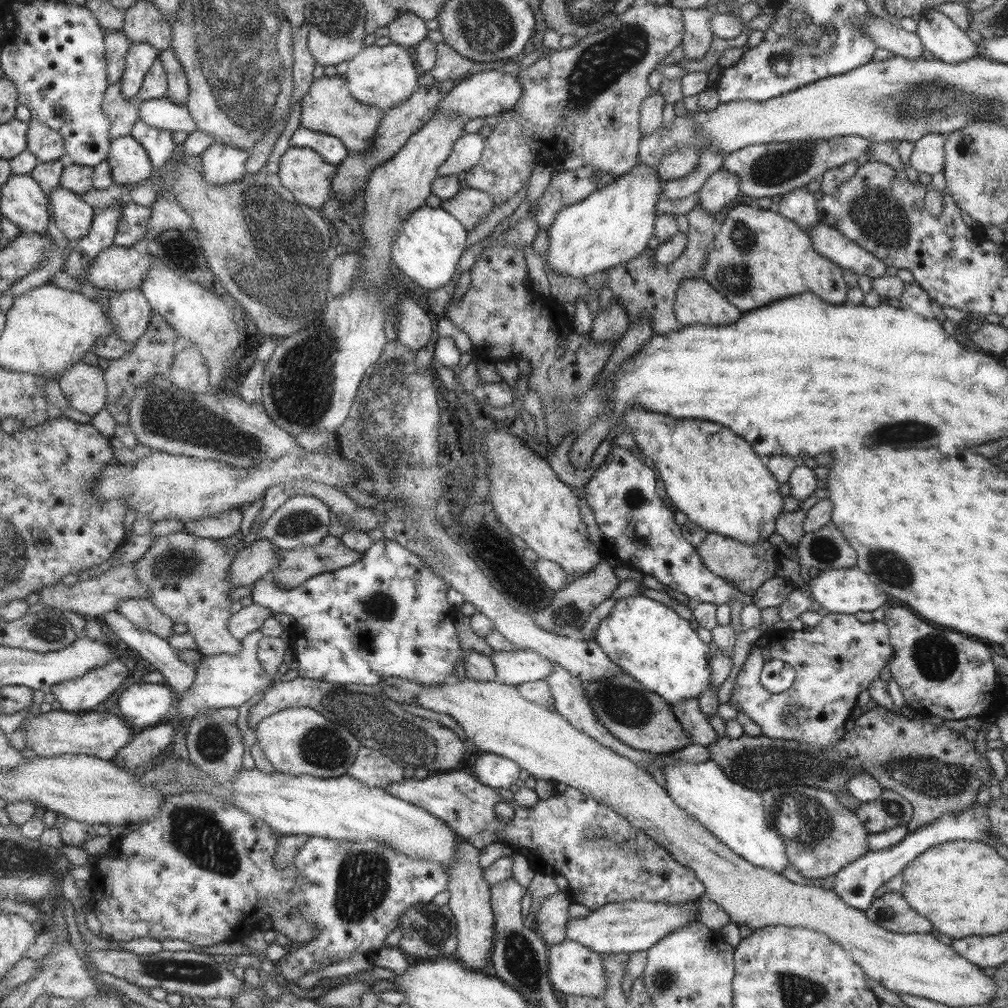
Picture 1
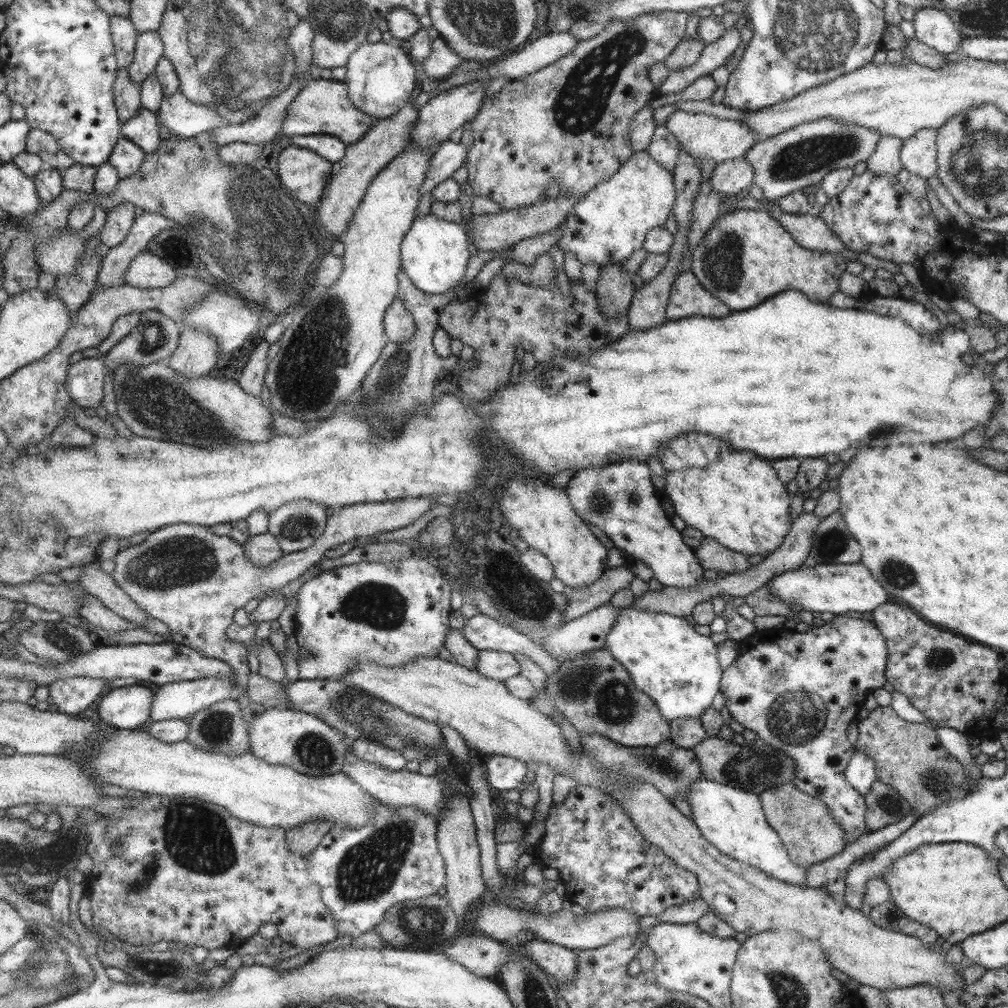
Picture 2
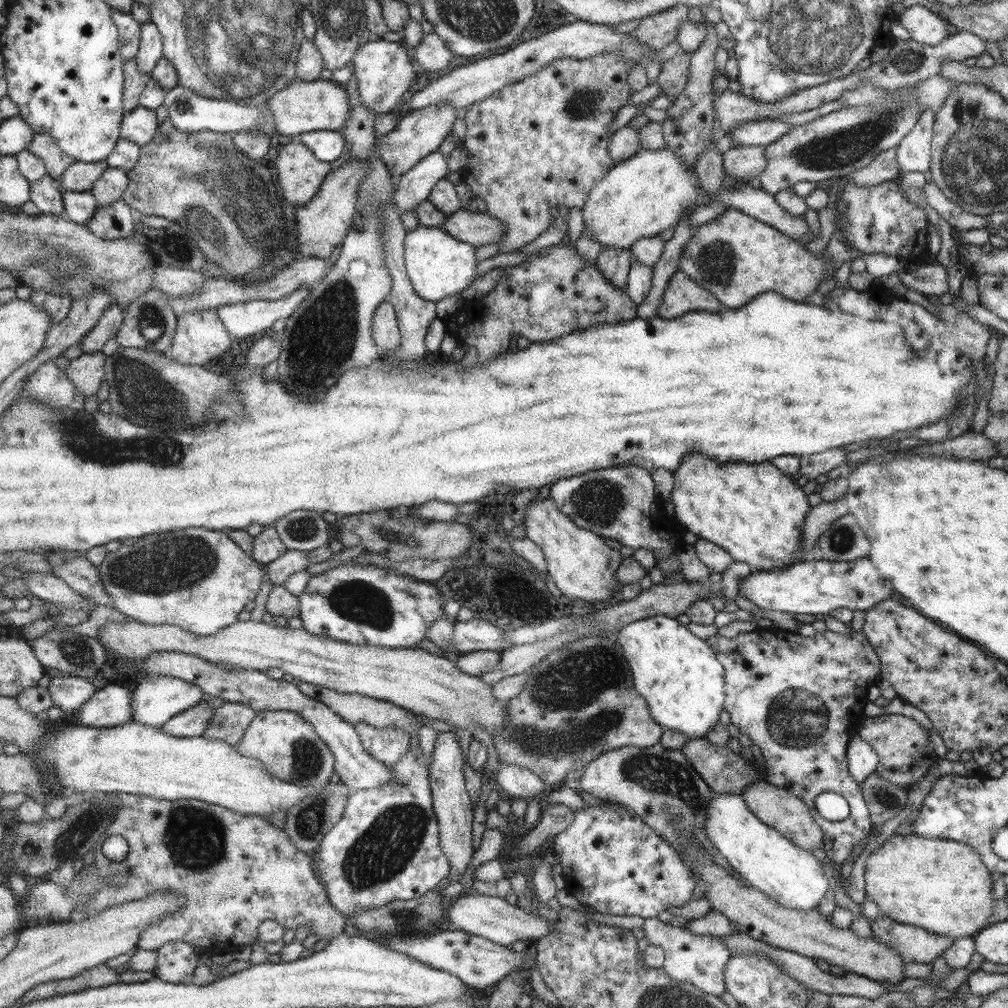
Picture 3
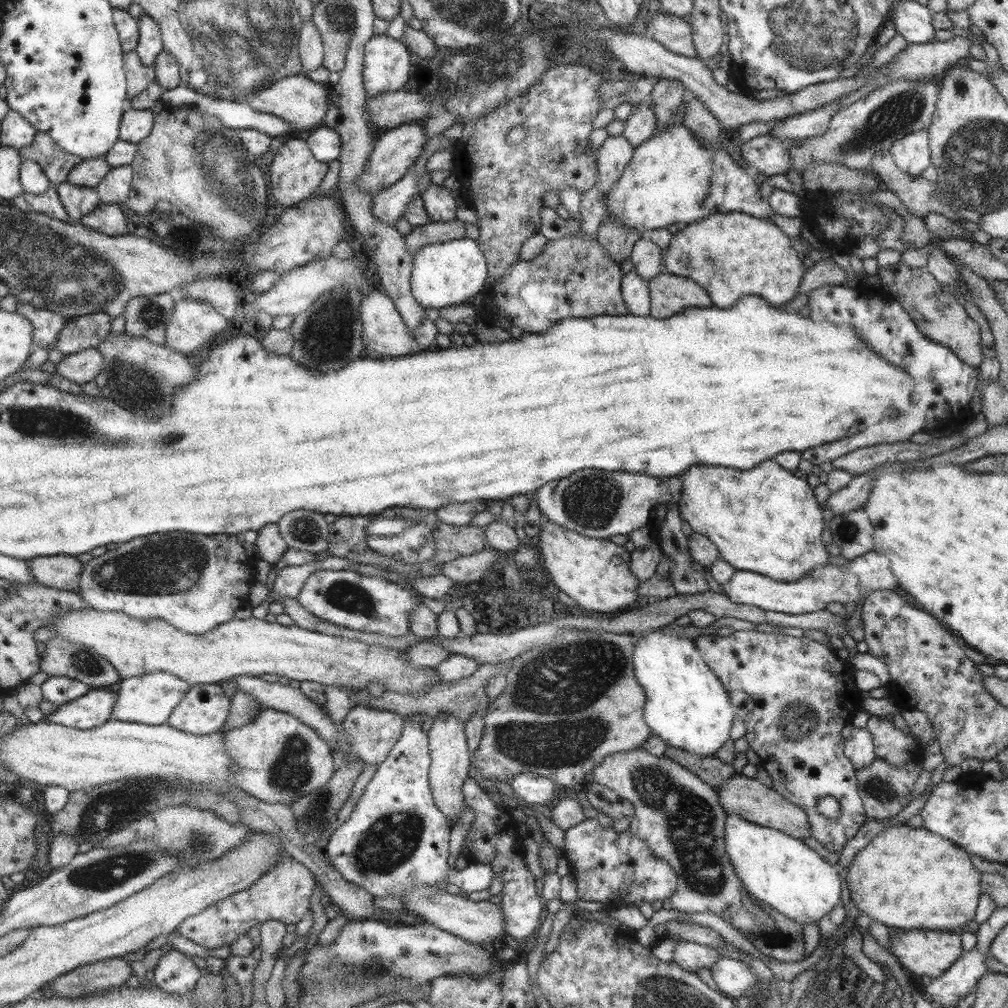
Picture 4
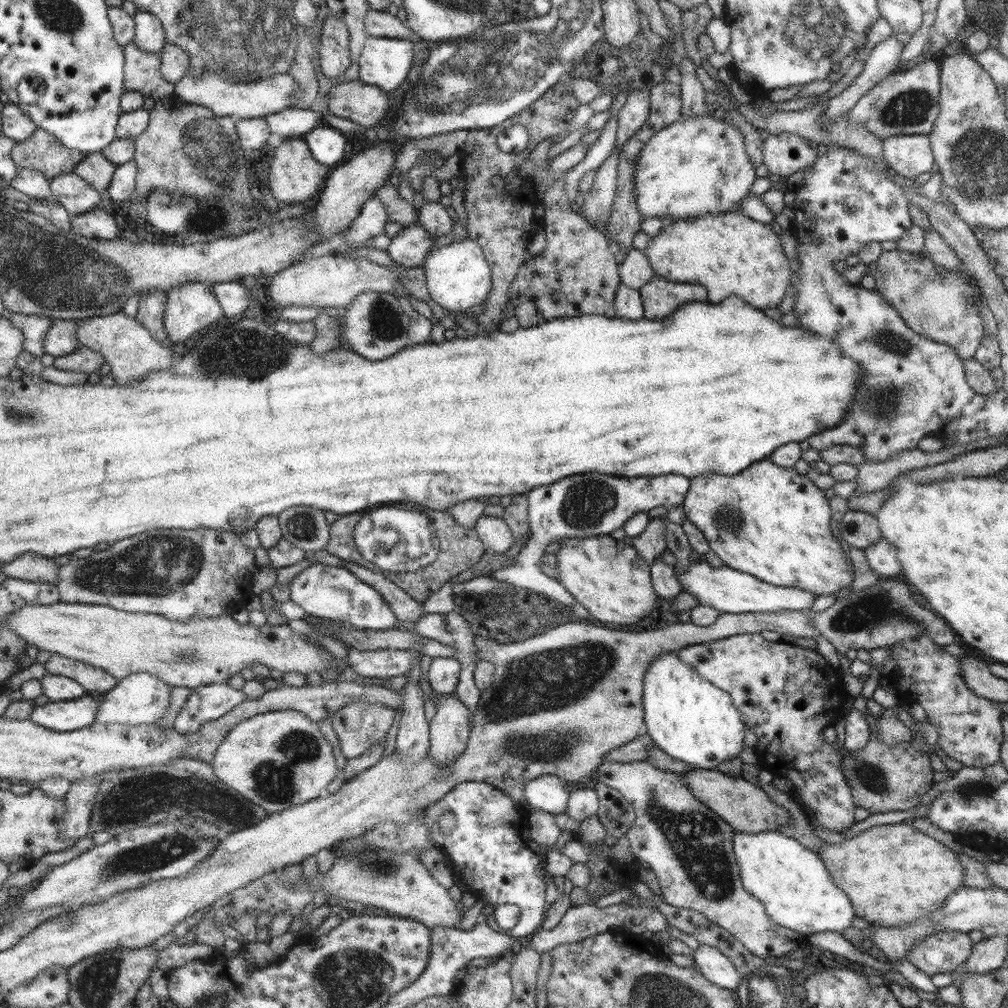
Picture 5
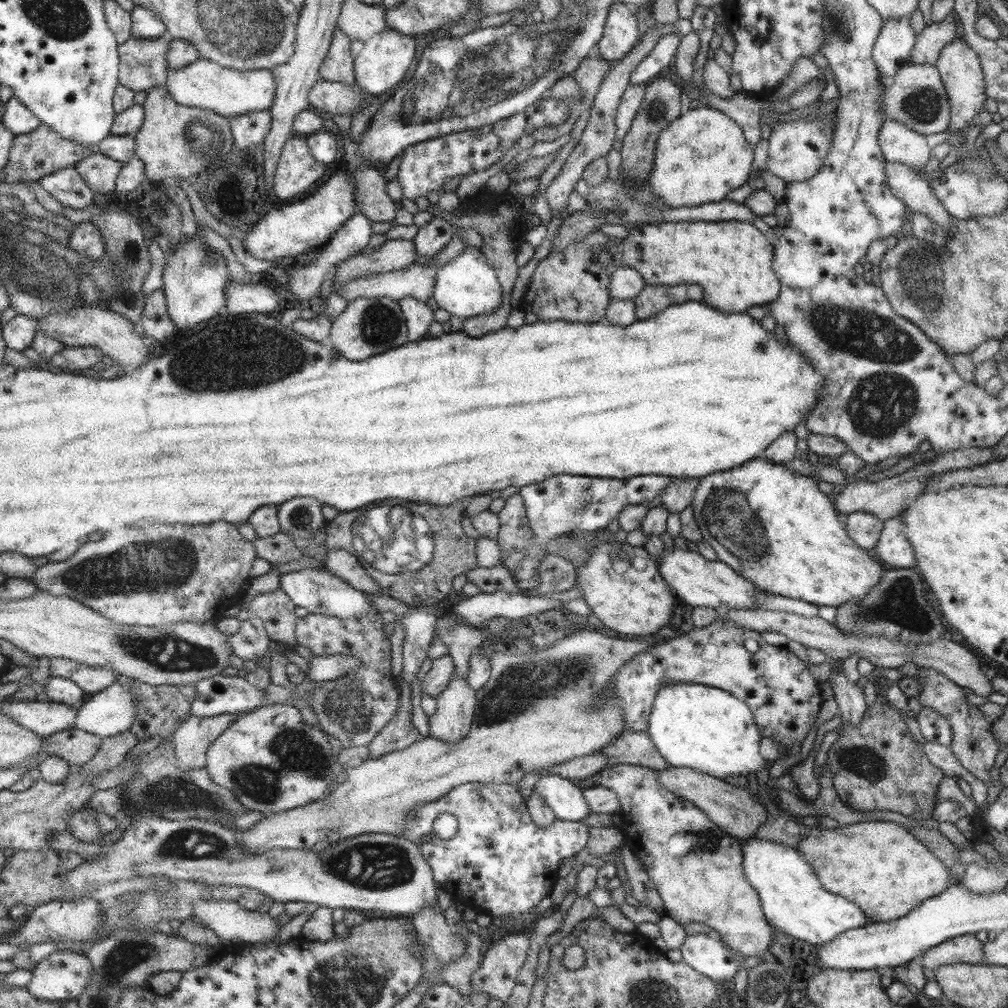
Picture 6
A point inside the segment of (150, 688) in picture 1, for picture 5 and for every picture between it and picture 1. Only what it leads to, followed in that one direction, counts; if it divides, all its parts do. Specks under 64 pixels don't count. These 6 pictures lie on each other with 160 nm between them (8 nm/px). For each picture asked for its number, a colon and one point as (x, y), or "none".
2: (130, 707)
3: (112, 705)
4: (96, 708)
5: (65, 716)

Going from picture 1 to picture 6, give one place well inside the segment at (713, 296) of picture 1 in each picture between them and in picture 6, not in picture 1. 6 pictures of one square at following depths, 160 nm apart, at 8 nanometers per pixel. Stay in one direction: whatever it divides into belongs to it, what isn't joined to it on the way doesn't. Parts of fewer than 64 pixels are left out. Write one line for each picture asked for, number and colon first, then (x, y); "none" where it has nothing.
2: (686, 298)
3: (682, 295)
4: (669, 294)
5: (659, 297)
6: (650, 300)

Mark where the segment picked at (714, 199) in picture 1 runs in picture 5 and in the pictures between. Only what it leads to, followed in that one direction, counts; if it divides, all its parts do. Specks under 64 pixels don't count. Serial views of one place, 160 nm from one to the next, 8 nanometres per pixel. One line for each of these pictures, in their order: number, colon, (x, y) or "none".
2: (730, 177)
3: (742, 163)
4: (763, 154)
5: (783, 155)

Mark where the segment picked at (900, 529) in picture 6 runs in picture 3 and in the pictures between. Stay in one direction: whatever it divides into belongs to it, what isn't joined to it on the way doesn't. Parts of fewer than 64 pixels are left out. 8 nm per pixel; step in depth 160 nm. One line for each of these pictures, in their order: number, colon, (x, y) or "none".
3: (811, 587)
4: (871, 571)
5: (882, 559)

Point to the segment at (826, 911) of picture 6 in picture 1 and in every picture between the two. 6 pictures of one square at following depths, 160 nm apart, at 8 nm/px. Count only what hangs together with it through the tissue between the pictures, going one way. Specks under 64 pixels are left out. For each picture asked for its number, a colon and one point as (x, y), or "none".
1: (733, 813)
2: (732, 820)
3: (788, 875)
4: (783, 872)
5: (792, 882)

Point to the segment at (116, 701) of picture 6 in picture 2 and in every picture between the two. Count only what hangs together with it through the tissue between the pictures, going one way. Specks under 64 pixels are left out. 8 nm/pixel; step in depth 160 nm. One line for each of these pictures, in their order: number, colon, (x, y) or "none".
2: (181, 700)
3: (156, 699)
4: (151, 699)
5: (141, 699)

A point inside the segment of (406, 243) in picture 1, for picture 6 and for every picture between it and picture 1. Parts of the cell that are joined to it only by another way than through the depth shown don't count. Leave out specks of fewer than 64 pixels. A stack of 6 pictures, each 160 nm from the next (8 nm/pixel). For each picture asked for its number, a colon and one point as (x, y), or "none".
2: (434, 255)
3: (438, 265)
4: (444, 274)
5: (457, 277)
6: (465, 286)

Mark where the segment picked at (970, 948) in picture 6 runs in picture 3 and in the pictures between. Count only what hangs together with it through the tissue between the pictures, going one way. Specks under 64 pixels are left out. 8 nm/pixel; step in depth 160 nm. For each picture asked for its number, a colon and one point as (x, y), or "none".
3: (912, 943)
4: (930, 953)
5: (943, 951)

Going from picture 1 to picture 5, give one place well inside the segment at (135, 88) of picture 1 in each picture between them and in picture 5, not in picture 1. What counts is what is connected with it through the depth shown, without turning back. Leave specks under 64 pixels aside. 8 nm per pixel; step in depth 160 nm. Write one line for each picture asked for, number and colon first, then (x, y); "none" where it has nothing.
2: (150, 50)
3: (151, 51)
4: (151, 43)
5: (151, 35)

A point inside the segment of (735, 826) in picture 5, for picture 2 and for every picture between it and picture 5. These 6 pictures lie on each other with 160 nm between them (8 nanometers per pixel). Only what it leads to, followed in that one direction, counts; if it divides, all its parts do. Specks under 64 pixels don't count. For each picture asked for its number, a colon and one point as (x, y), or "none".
2: (807, 830)
3: (777, 807)
4: (744, 797)

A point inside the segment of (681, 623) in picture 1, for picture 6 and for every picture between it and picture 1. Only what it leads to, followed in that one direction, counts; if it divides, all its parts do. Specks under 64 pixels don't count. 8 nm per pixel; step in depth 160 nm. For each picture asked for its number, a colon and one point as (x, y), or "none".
2: (678, 669)
3: (678, 675)
4: (687, 707)
5: (689, 719)
6: (702, 728)

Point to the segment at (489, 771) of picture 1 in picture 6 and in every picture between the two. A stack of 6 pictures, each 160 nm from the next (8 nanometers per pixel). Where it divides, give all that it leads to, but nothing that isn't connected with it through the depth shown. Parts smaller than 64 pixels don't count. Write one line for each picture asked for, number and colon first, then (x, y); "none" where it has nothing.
2: (503, 773)
3: (517, 782)
4: (532, 788)
5: (548, 793)
6: (566, 800)

